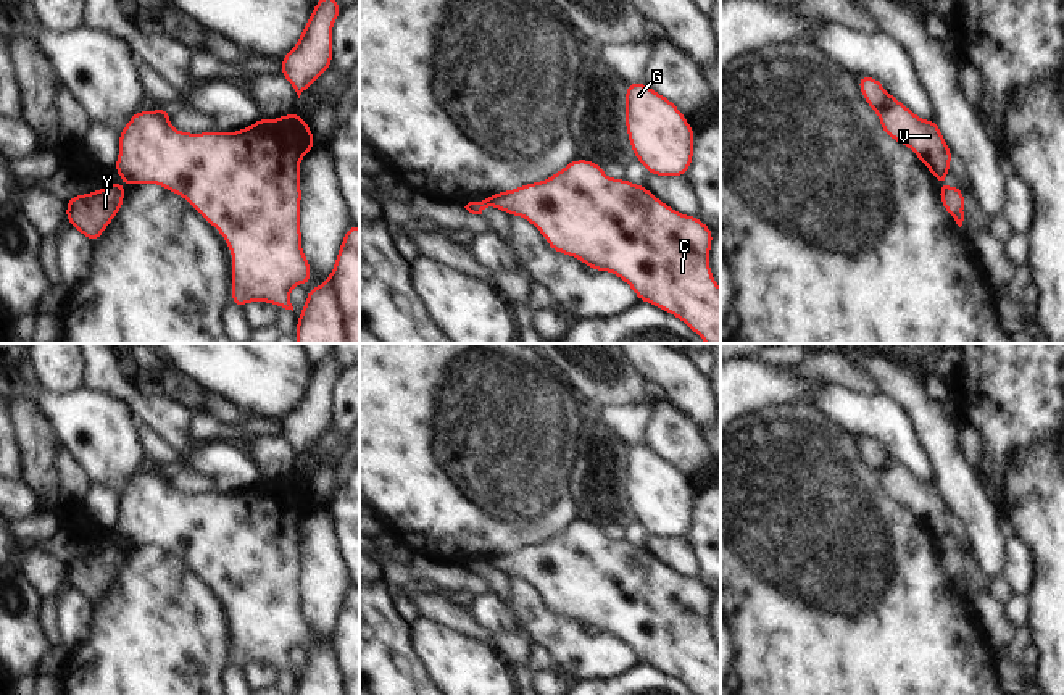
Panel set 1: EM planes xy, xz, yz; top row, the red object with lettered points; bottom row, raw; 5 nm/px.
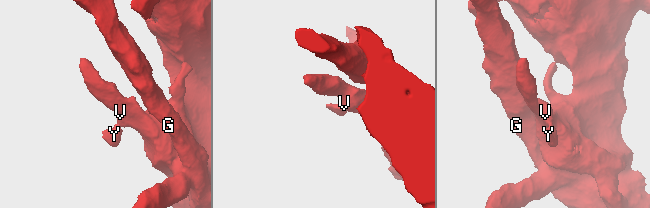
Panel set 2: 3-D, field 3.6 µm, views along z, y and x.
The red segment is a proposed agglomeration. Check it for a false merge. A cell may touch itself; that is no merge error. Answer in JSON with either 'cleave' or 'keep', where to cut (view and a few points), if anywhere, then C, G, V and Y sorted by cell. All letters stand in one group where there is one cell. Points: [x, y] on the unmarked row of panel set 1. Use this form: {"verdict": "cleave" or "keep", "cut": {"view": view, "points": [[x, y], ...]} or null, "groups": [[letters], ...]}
{"verdict": "cleave", "cut": {"view": "xz", "points": [[486, 560], [489, 565]]}, "groups": [["C", "G", "V"], ["Y"]]}

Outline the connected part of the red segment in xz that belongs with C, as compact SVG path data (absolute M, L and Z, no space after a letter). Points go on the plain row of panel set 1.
M574 521L542 543L487 556L485 561L509 577L526 579L540 592L542 598L548 600L551 611L574 618L590 630L616 635L630 647L638 663L648 663L669 672L696 695L721 695L721 650L709 629L713 590L696 577L672 571L645 547L635 547L627 540L611 540L603 535L603 527L598 524Z

